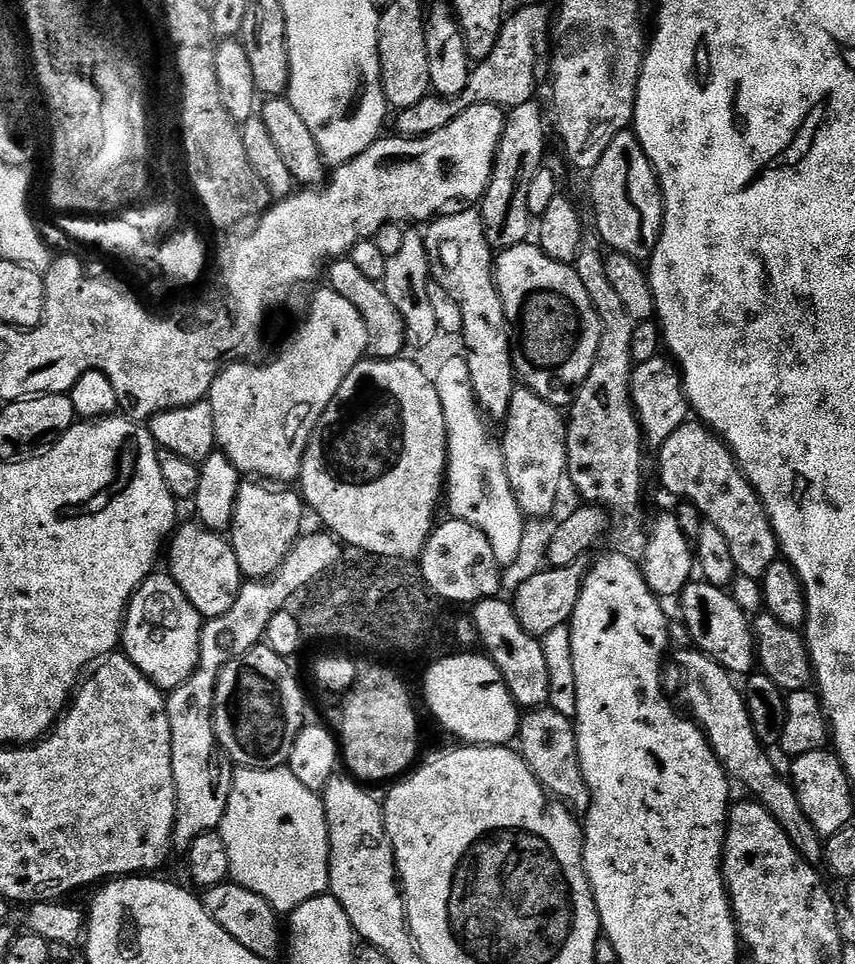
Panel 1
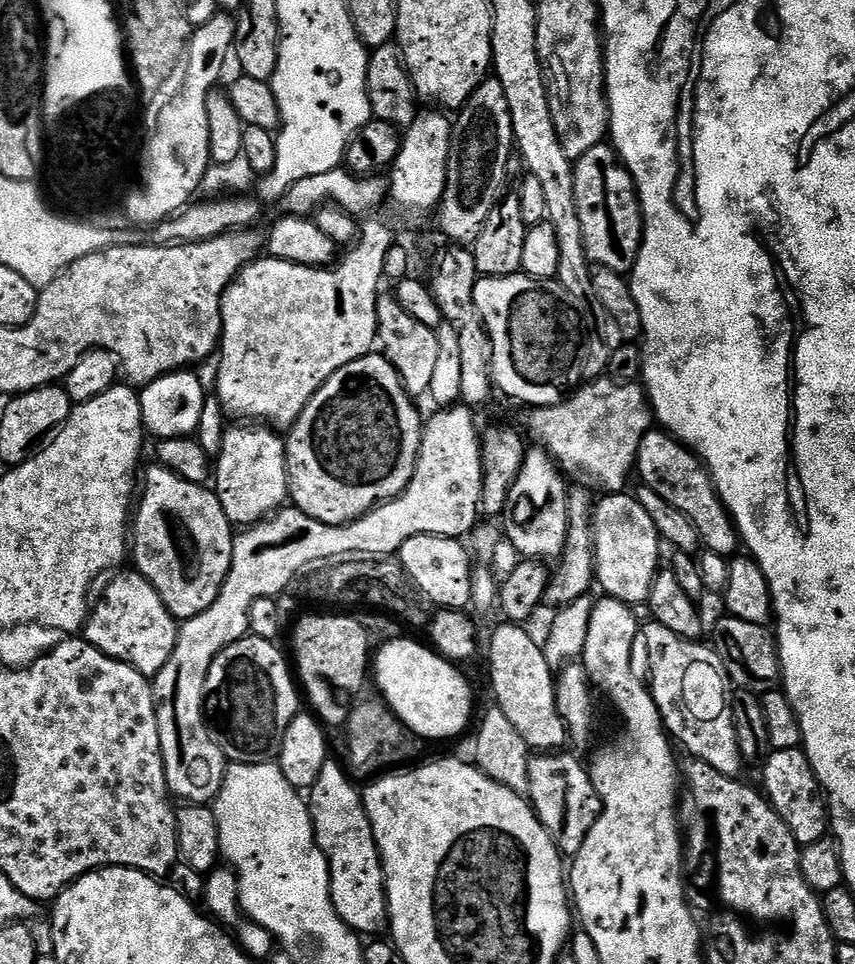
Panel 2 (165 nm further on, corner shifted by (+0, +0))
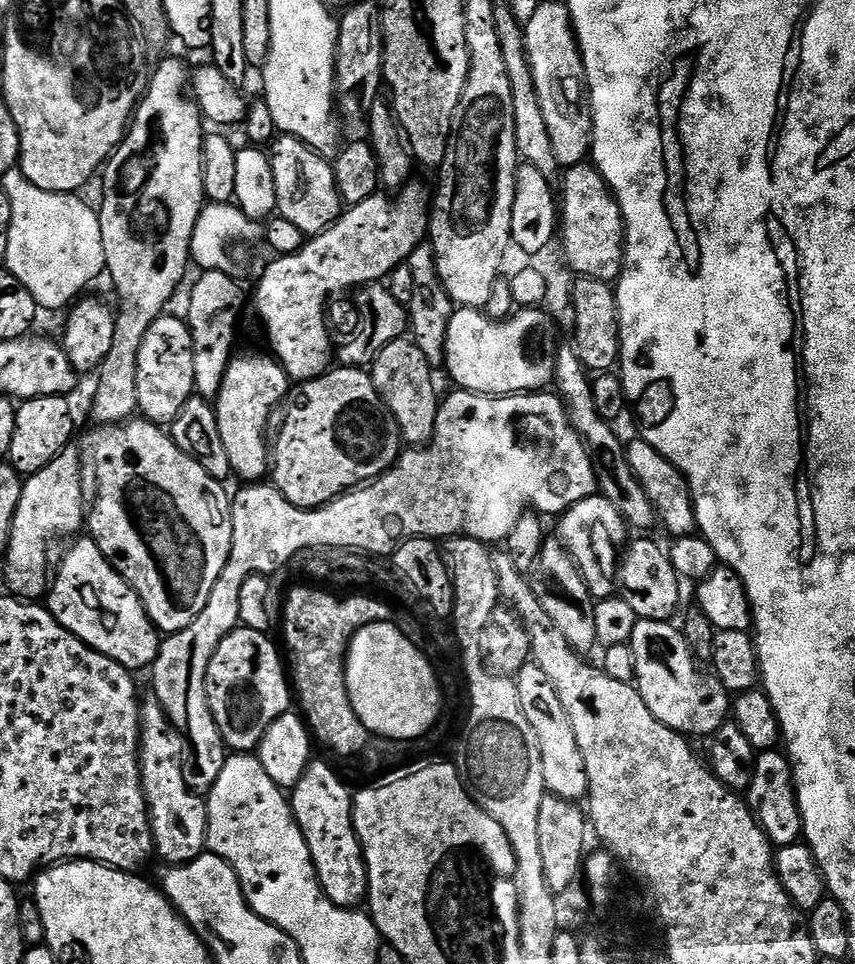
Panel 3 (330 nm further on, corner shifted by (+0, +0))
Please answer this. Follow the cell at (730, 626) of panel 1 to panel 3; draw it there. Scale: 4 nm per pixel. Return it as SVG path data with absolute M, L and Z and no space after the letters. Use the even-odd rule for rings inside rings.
M636 540L627 545L618 565L618 592L641 620L673 619L680 604L682 581L672 565L672 557L652 540Z

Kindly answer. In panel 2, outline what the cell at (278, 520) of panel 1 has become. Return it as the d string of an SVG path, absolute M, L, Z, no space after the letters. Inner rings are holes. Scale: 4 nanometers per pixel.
M240 422L232 427L225 431L222 450L214 460L214 491L228 521L243 530L275 516L289 503L288 449L285 437L263 423Z

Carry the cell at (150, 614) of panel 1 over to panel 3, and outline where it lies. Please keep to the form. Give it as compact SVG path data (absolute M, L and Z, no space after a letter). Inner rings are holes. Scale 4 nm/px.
M90 538L74 541L61 558L60 569L57 572L55 569L46 593L46 607L70 634L106 654L106 658L114 658L124 668L147 669L155 664L162 643L161 633L146 614L136 591L110 566Z

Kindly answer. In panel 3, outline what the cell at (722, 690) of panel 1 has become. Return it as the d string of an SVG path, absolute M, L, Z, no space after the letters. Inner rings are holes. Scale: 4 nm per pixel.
M637 619L634 634L630 641L632 659L636 662L634 683L642 694L642 702L646 702L650 714L654 714L654 718L658 718L658 722L662 722L668 728L672 728L688 738L693 738L692 736L708 738L729 719L730 693L724 689L724 685L716 679L715 675L703 676L696 669L696 660L692 657L688 644L684 641L683 634L674 625L675 623L667 620Z

